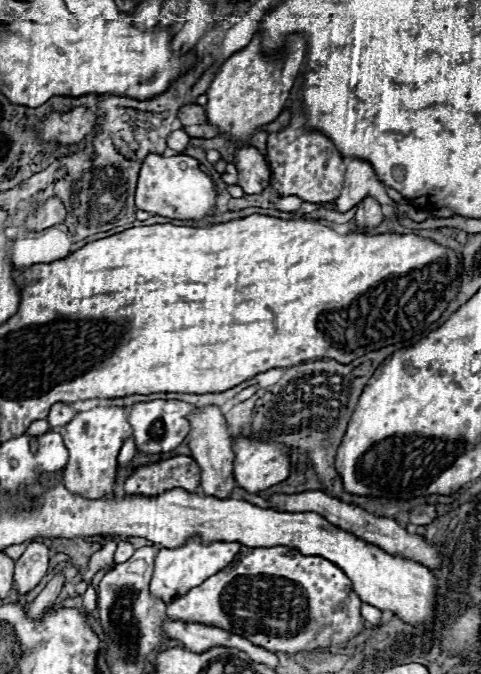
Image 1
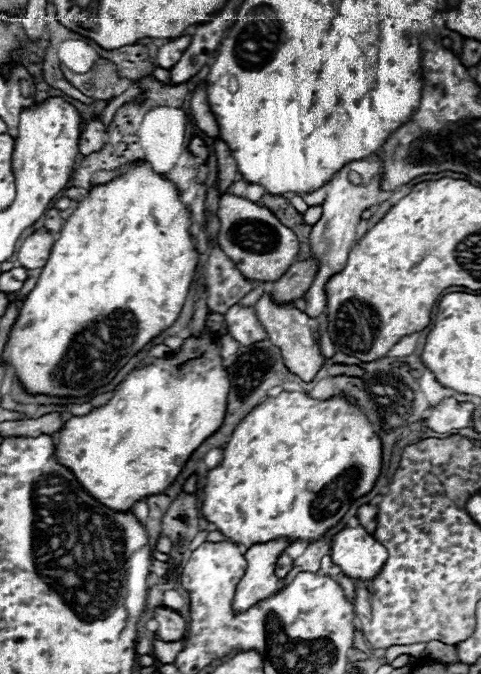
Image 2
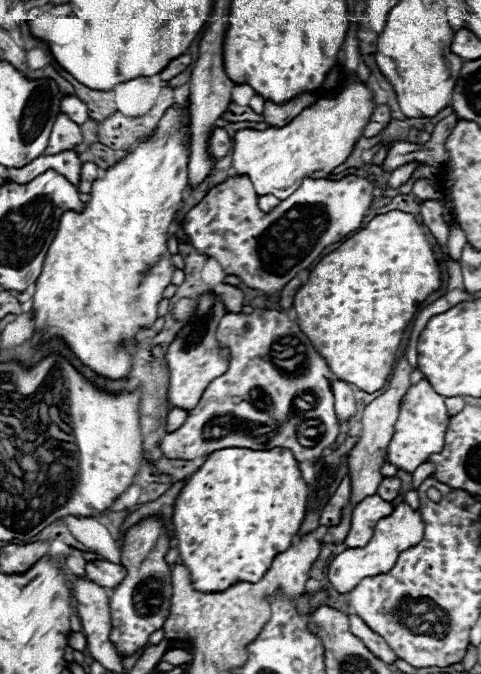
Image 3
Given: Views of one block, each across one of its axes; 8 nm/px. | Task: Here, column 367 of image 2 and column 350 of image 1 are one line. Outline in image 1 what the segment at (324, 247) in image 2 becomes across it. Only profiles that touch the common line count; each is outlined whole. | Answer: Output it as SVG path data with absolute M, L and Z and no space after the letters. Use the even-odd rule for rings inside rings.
M354 158L346 168L344 186L340 196L334 200L334 206L338 212L348 212L368 196L376 198L380 204L394 204L394 200L386 196L386 186L376 178L372 166Z

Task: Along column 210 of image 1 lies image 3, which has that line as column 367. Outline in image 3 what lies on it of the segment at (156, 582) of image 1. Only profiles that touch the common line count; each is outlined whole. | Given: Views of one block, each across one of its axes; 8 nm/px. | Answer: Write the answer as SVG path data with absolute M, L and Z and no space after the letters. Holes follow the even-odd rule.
M400 502L390 516L382 518L376 528L374 528L374 534L370 538L370 542L362 548L348 548L344 550L342 554L338 554L332 562L330 562L330 568L328 568L328 578L332 582L332 586L338 590L338 592L350 592L362 578L366 576L376 576L376 574L384 574L388 572L400 552L408 550L410 546L416 546L424 536L424 520L422 520L422 514L418 510L412 510L406 502Z

